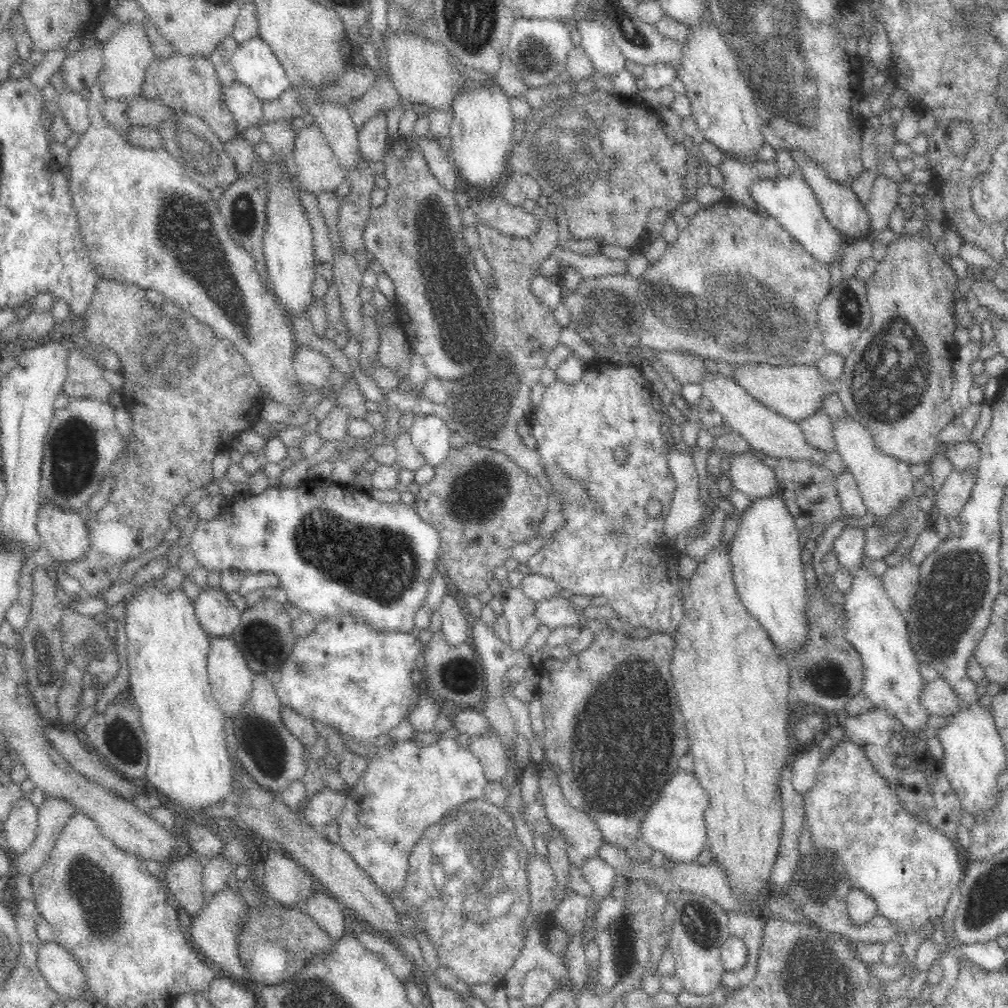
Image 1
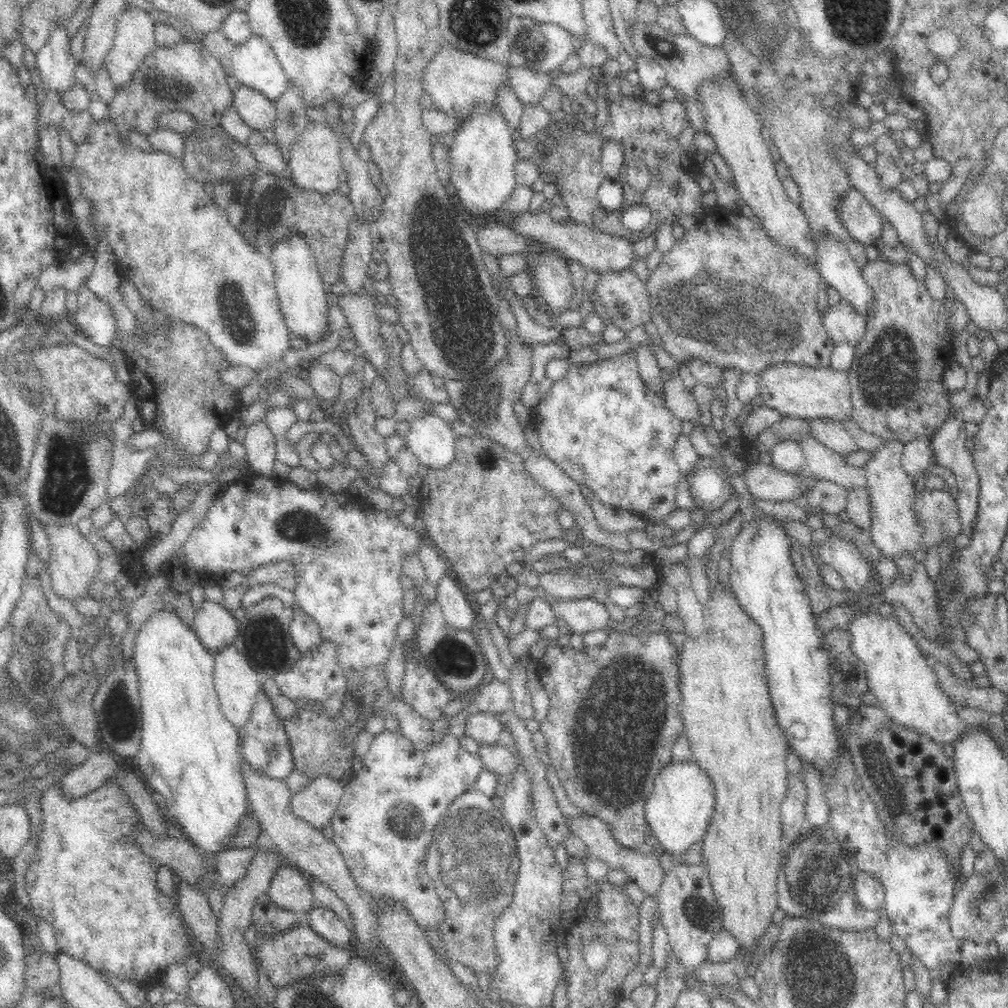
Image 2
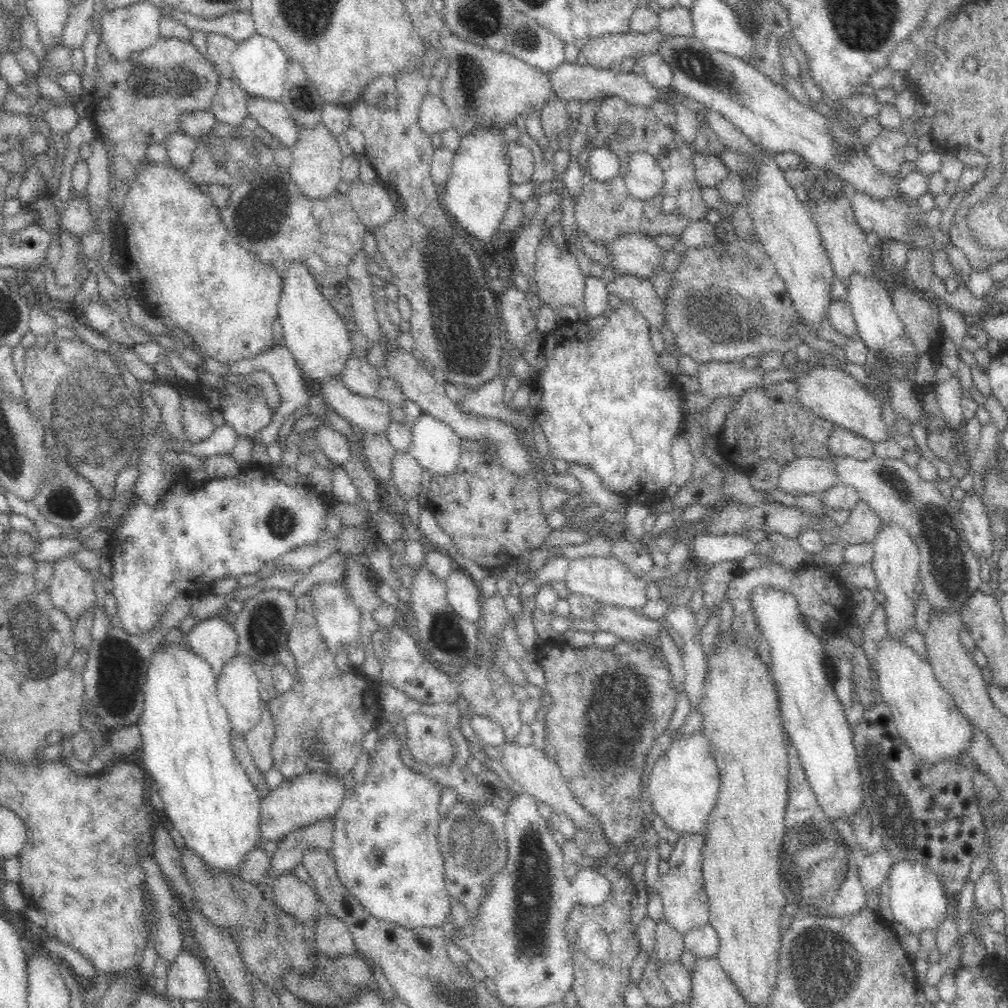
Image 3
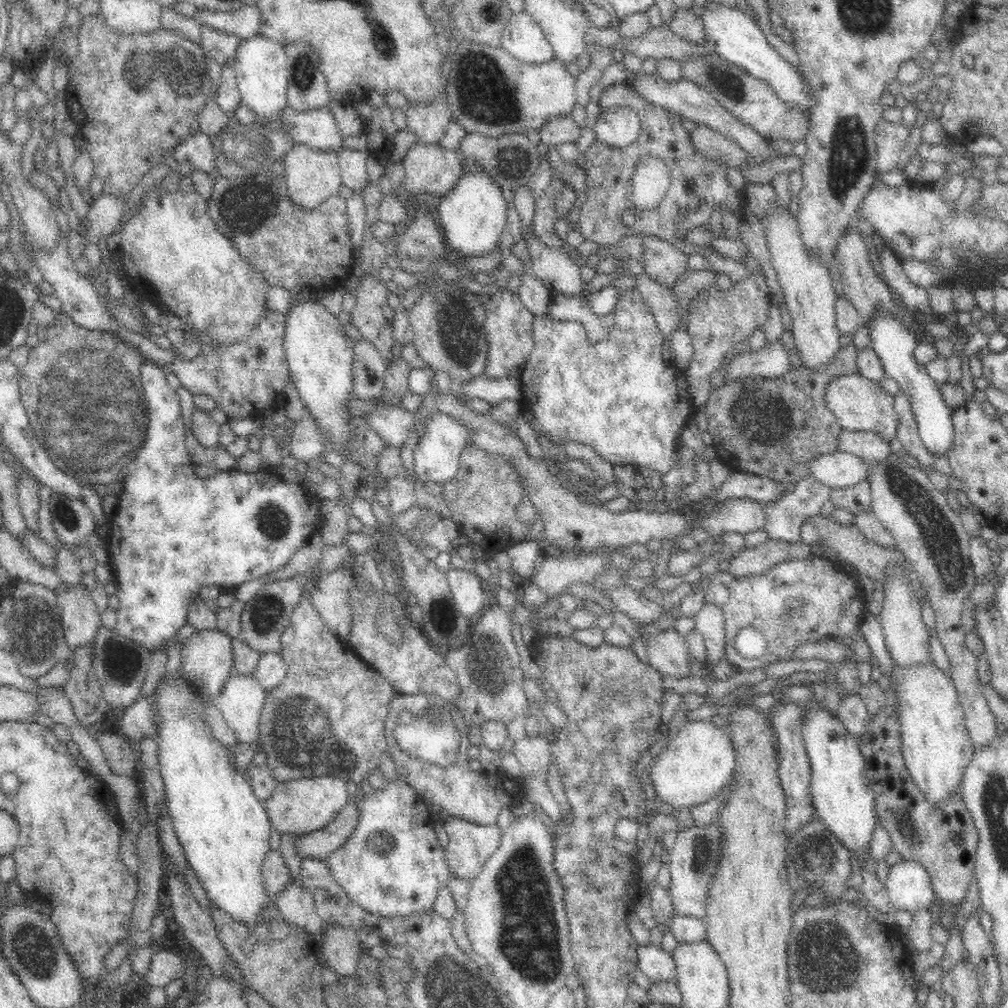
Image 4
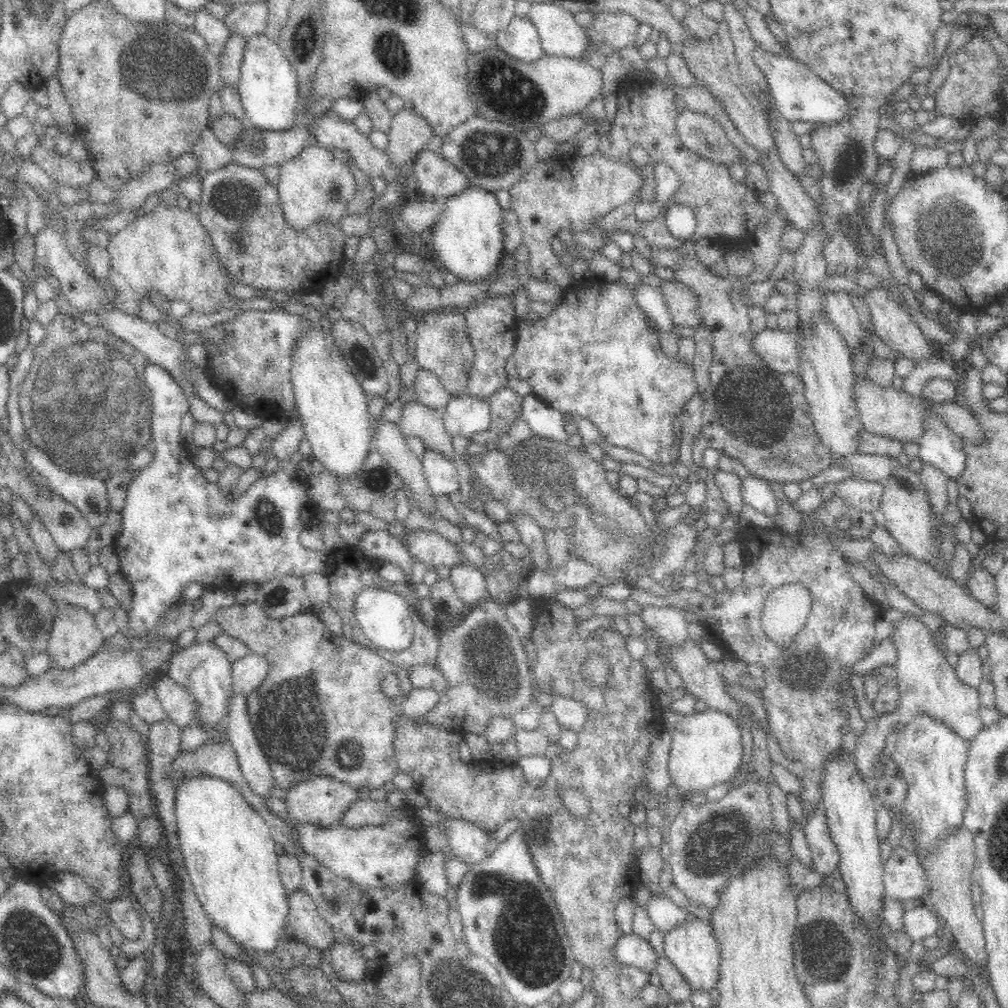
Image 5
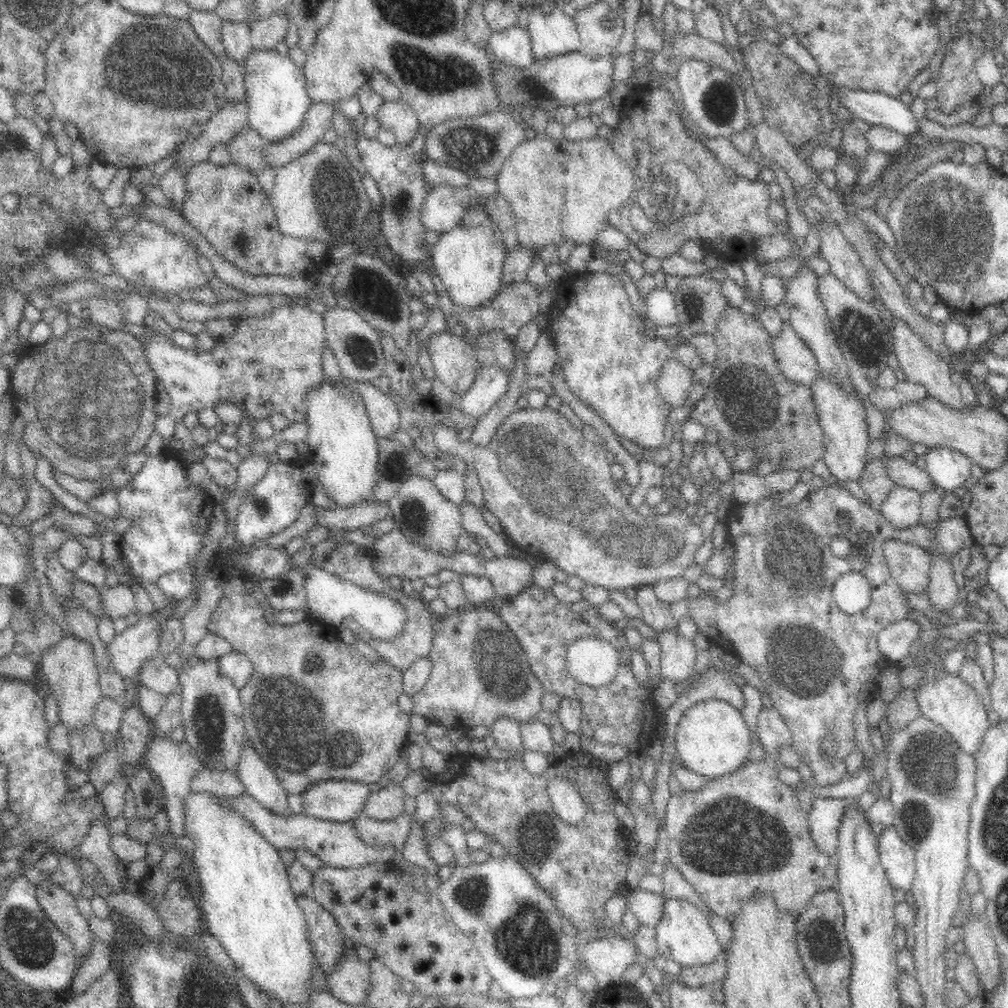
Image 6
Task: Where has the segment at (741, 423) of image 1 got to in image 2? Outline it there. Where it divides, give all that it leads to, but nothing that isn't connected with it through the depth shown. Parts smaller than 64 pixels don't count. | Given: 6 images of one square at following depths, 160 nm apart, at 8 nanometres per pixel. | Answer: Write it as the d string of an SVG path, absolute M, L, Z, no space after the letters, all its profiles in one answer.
M810 436L794 441L800 446L805 459L805 468L818 479L838 483L844 489L866 488L866 478L862 468L849 468L841 455L835 454Z

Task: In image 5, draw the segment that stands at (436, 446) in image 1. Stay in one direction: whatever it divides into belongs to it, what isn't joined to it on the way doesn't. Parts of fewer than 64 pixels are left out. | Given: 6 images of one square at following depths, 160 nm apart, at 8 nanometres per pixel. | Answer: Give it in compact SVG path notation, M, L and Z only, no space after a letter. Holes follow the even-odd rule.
M468 393L448 400L444 412L443 424L451 443L457 436L471 441L472 436L489 428L490 412L487 401L471 397ZM426 449L421 464L429 490L456 500L460 480L452 460L436 449Z

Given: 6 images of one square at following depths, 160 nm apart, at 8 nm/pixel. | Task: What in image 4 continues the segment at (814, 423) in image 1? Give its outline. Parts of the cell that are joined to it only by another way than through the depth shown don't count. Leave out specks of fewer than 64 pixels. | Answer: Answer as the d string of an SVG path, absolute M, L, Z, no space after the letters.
M841 430L837 439L837 451L852 454L869 465L891 455L889 442L878 434L848 430Z

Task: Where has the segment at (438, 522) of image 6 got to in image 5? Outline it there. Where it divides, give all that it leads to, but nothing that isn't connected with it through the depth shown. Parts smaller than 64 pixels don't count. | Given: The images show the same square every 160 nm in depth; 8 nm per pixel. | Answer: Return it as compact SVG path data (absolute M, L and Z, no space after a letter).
M396 423L378 425L376 435L372 437L372 445L377 452L392 466L404 483L416 493L418 507L426 514L435 514L433 493L429 490L421 461L409 450L407 439Z

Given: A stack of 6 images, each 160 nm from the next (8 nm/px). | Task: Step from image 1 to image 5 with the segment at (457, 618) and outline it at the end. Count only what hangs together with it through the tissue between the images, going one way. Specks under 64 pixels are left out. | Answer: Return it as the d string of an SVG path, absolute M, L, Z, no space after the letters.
M469 562L452 567L449 580L467 611L489 599L486 579Z

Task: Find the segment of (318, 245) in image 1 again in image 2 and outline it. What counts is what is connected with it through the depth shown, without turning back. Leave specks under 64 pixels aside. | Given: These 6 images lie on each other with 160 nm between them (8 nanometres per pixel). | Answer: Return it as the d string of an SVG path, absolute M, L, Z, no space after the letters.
M251 131L246 150L252 153L258 161L259 173L266 173L292 181L289 164L283 159L276 143L270 139L267 133Z

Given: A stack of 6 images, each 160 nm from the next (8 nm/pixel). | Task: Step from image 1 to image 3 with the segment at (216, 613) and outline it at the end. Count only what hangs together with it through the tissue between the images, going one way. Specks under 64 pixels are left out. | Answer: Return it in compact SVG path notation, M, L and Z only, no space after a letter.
M219 614L197 622L186 639L189 647L210 663L216 676L220 674L222 666L238 653L237 632Z

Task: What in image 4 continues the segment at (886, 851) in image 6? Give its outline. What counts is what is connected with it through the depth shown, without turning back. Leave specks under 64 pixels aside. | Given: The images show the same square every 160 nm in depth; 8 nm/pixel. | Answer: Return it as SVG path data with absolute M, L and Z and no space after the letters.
M902 859L889 869L884 885L894 912L906 911L913 917L915 912L929 912L937 900L931 878L920 862Z

